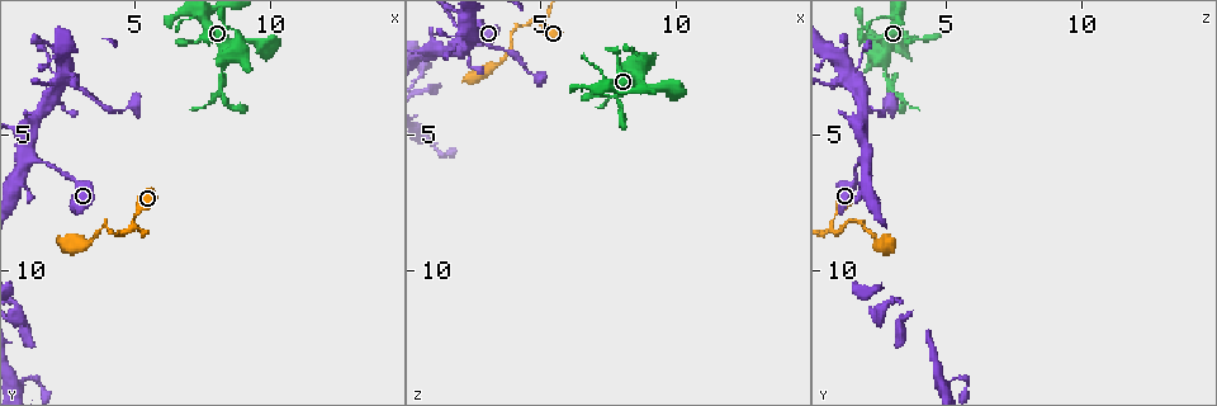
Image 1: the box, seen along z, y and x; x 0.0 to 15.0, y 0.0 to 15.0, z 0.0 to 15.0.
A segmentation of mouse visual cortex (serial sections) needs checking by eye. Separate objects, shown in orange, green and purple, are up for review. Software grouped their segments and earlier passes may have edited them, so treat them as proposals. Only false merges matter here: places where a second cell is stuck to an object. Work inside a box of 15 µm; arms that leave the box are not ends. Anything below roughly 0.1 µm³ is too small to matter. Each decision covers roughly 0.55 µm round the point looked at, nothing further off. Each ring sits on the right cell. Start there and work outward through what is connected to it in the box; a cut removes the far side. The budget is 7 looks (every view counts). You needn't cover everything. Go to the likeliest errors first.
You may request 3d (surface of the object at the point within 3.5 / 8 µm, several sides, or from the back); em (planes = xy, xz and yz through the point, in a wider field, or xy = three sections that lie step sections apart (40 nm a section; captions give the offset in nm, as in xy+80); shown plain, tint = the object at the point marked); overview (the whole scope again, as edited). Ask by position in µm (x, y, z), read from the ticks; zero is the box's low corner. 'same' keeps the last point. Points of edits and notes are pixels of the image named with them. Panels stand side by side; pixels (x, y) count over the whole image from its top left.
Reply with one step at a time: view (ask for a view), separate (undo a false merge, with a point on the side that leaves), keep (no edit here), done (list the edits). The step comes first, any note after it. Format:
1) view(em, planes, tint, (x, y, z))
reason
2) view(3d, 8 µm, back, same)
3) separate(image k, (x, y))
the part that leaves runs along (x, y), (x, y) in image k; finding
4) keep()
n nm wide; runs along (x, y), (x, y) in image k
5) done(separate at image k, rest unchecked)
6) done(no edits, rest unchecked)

view(3d, 3.5 µm, (8.9, 1.8, 2.2))
abrupt turn

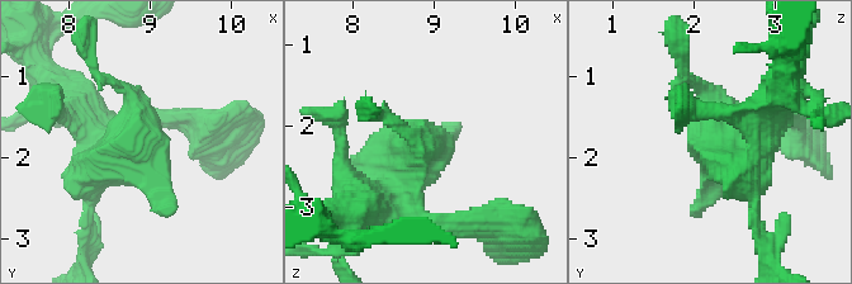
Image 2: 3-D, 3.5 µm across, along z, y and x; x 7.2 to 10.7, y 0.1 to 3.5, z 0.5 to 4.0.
view(em, xy, step 2, tint, (8.80, 1.75, 2.30))
need the tissue

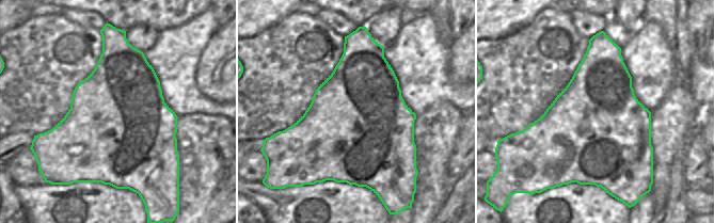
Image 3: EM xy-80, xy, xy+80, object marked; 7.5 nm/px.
view(em, xy, step 5, tint, same)

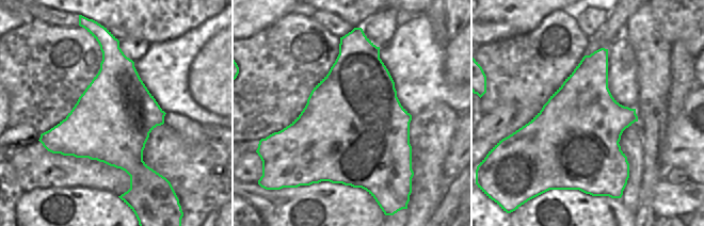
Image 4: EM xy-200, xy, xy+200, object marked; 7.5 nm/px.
keep()
runs along (766, 133), (682, 71) in image 2; all the same cell

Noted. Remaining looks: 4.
view(3d, 3.5 µm, (4.1, 8.6, 0.9))
sharp bend

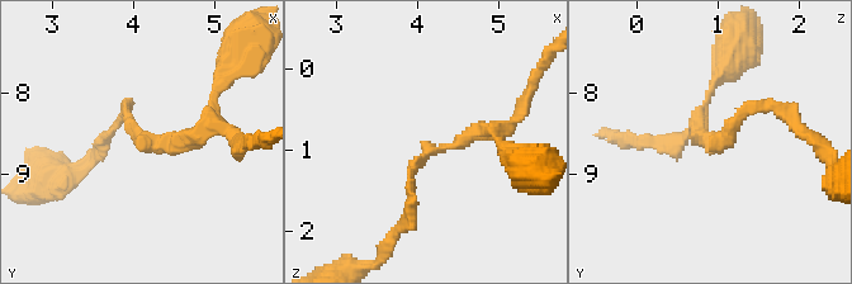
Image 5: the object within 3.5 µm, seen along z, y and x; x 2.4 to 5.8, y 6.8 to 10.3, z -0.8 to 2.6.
view(em, xy, step 2, tint, (4.15, 8.60, 1.00))
now the EM

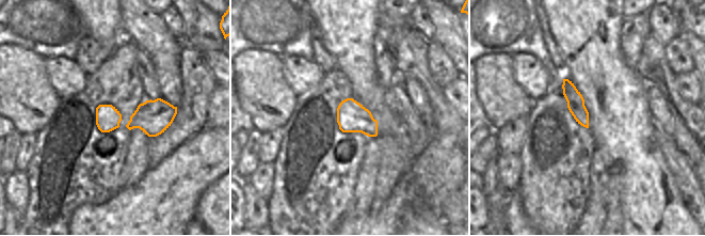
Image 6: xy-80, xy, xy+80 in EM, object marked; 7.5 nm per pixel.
keep()
runs along (492, 132), (426, 151), (410, 171), (410, 213) in image 5; all the same cell

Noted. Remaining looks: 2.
view(3d, 3.5 µm, (2.4, 3.0, 1.7))
sharp bend

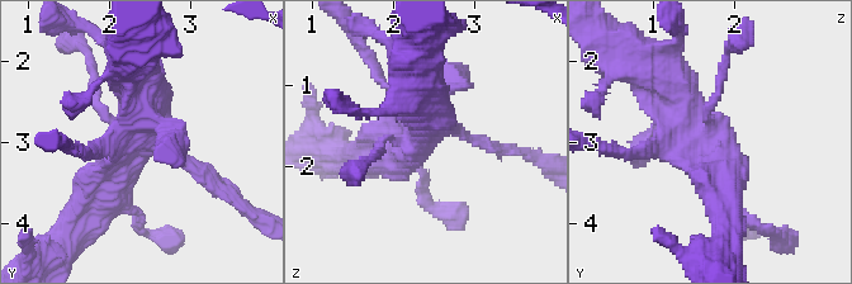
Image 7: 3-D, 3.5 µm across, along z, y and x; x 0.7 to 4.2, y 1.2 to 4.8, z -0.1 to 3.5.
view(em, xy, step 1, tint, (2.40, 2.95, 1.60))

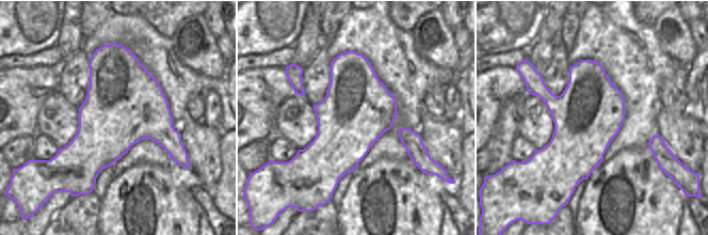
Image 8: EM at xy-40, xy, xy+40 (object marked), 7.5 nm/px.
keep()
runs along (725, 200), (719, 161), (654, 67) in image 7; continuous, no second cell

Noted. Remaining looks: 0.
done(no edits, rest unchecked)

